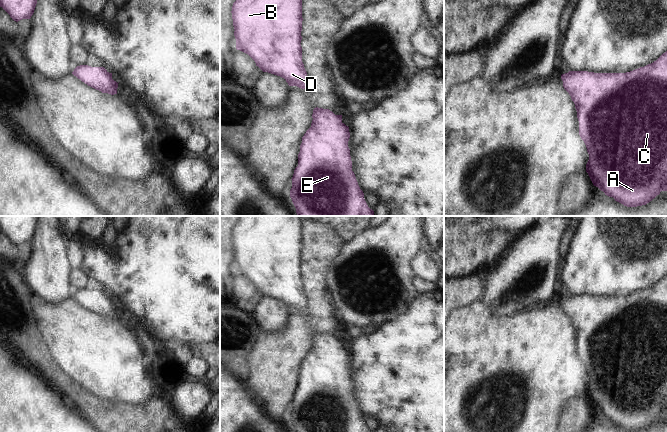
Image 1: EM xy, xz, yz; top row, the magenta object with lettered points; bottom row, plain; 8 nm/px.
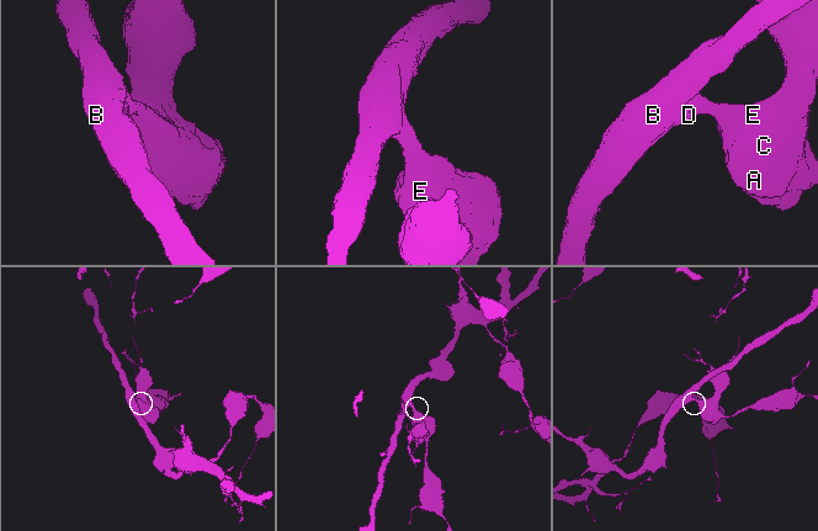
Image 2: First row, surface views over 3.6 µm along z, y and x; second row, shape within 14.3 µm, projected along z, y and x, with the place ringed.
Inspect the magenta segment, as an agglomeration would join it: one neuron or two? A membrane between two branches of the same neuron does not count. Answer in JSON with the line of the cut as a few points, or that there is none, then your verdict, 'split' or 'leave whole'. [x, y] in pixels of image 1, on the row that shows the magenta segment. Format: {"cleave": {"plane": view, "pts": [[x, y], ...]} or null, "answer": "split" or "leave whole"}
{"cleave": null, "answer": "leave whole"}

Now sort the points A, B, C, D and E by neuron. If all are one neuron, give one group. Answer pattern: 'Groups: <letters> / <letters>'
Groups: A B C D E

